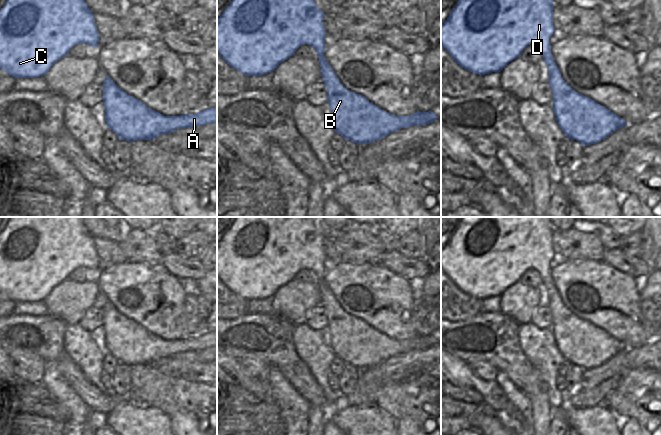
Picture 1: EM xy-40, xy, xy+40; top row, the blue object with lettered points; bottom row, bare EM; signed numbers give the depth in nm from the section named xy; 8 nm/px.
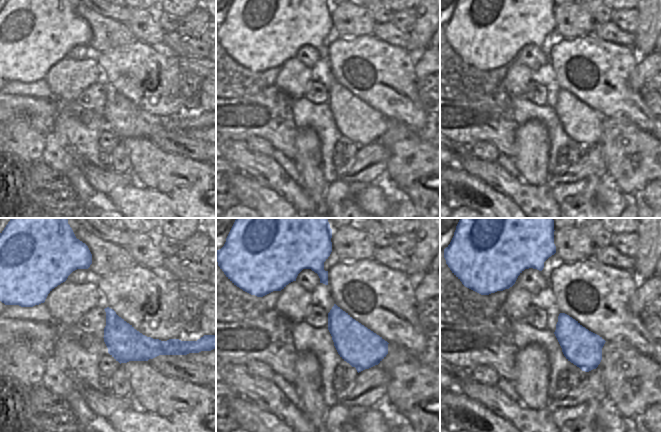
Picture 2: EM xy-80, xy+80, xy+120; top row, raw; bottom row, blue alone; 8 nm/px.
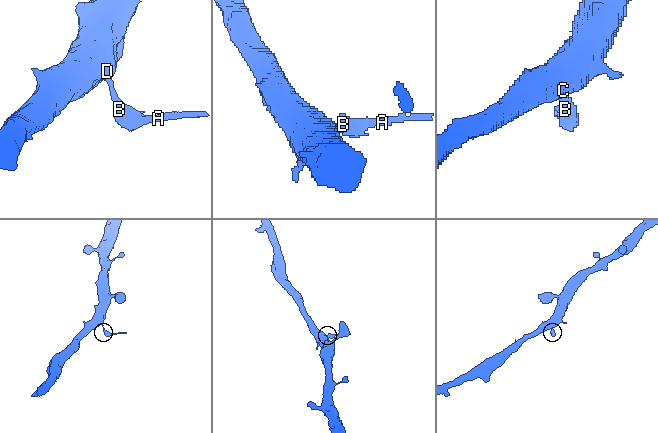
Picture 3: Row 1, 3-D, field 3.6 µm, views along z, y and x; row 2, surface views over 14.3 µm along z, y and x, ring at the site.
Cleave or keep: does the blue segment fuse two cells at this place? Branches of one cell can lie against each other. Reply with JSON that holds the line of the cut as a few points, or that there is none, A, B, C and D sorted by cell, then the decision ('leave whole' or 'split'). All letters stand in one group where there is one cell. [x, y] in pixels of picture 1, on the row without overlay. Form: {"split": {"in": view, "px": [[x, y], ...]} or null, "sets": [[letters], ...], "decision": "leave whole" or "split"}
{"split": {"in": "xy", "px": [[319, 283], [327, 286]]}, "sets": [["A", "B"], ["C", "D"]], "decision": "split"}

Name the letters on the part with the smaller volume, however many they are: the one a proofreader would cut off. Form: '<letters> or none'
A, B

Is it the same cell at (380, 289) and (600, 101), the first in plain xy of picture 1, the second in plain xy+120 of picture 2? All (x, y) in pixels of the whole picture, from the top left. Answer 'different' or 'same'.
same

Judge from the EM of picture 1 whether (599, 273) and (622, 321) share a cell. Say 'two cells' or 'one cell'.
one cell

